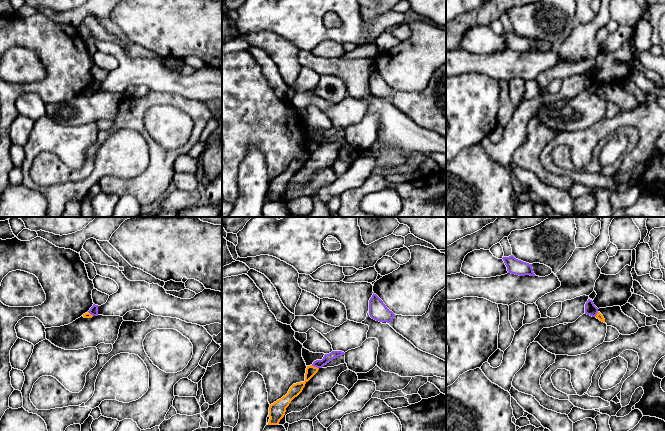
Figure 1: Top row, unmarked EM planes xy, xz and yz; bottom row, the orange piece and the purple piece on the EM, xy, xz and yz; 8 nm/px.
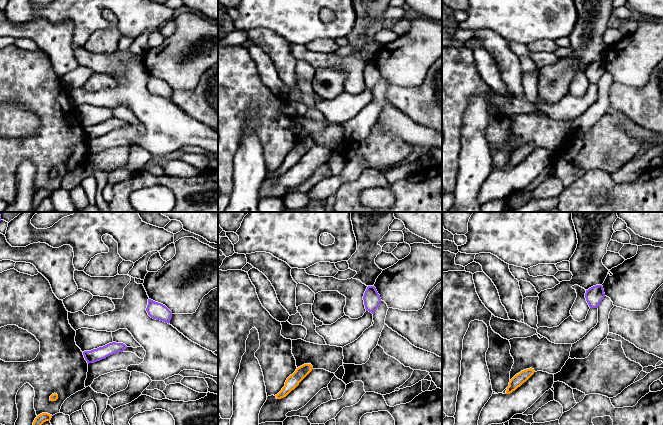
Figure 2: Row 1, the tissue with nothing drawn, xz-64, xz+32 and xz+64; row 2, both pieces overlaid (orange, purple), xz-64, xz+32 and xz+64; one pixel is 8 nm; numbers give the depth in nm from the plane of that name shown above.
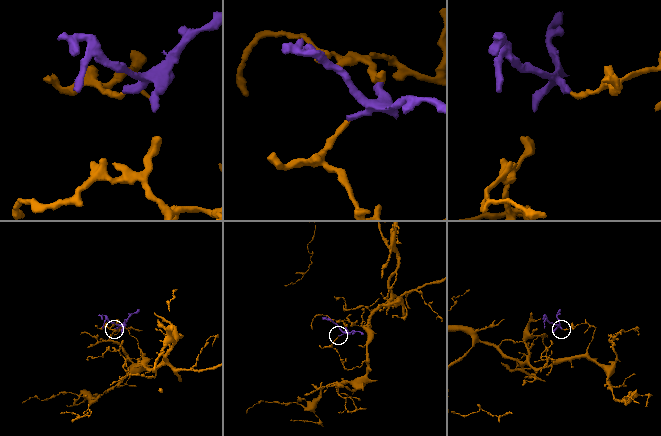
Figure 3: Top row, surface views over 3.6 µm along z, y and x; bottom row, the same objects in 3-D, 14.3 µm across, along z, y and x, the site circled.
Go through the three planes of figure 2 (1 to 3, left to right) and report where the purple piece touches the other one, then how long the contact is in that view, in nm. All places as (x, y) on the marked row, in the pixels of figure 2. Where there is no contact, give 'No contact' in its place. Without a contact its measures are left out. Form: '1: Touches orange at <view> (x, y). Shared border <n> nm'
1: No contact
2: No contact
3: No contact

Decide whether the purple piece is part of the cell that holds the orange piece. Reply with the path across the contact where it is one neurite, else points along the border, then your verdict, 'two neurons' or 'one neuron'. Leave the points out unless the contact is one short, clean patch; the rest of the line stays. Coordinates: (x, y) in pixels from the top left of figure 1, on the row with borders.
along xz (311, 365), (318, 368) | two neurons

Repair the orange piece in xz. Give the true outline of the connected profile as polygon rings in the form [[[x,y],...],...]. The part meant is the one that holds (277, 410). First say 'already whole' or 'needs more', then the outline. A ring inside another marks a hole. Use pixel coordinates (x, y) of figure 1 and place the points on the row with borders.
already whole; [[[312,365],[307,366],[305,373],[305,381],[293,384],[288,393],[281,399],[277,400],[269,407],[269,422],[268,425],[278,425],[280,420],[284,417],[286,408],[291,401],[297,397],[305,387],[305,384],[318,372],[319,368]]]

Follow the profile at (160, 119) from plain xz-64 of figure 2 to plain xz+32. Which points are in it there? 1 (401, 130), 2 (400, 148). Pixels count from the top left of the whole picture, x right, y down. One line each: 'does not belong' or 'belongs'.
1: belongs
2: does not belong

